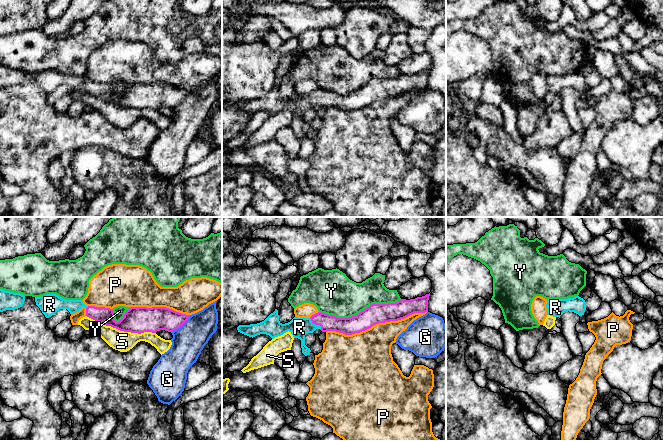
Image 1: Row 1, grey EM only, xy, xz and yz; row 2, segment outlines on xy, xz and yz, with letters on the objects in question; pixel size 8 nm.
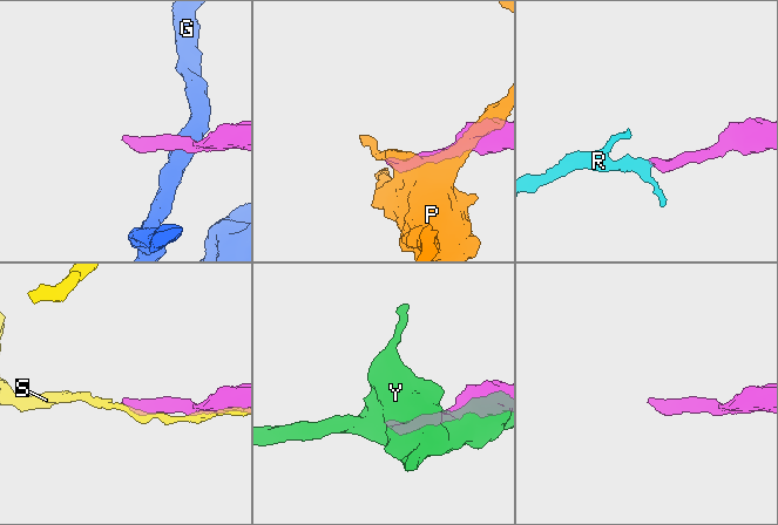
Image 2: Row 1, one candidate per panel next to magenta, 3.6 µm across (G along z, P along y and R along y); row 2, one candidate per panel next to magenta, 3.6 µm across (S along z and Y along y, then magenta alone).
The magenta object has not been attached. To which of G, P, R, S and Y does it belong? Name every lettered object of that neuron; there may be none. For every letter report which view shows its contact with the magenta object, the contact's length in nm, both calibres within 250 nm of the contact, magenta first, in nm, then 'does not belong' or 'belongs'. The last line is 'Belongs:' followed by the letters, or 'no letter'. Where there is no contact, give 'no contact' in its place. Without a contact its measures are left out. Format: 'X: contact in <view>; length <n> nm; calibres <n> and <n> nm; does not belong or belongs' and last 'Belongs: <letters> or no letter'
G: contact in xy; length 220 nm; calibres 200 and 260 nm; does not belong
P: contact in xz; length 850 nm; calibres 160 and 360 nm; does not belong
R: contact in xz; length 130 nm; calibres 130 and 160 nm; belongs
S: contact in xy; length 600 nm; calibres 200 and 160 nm; does not belong
Y: contact in xz; length 650 nm; calibres 160 and 340 nm; does not belong
Belongs: R

